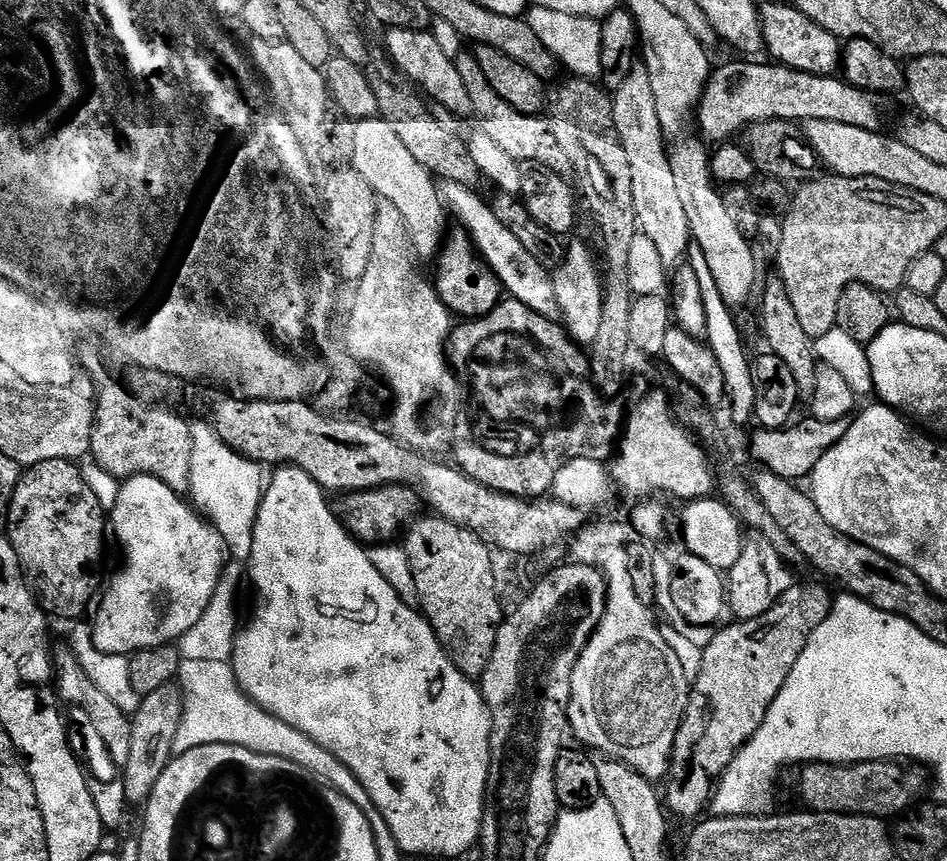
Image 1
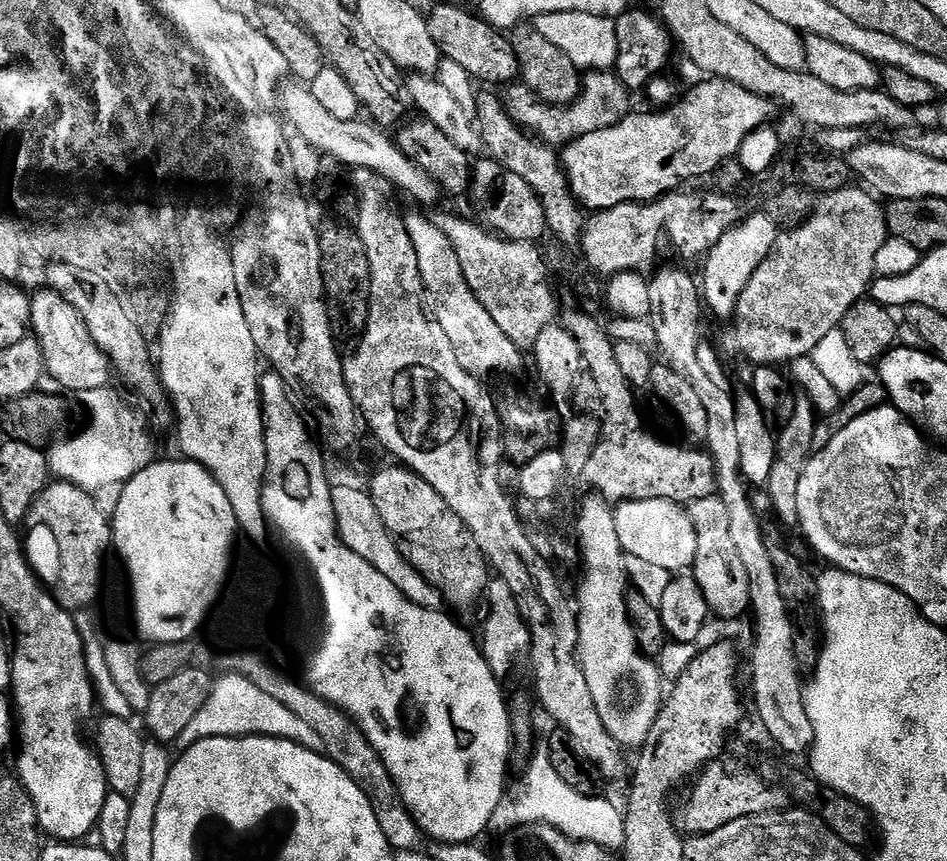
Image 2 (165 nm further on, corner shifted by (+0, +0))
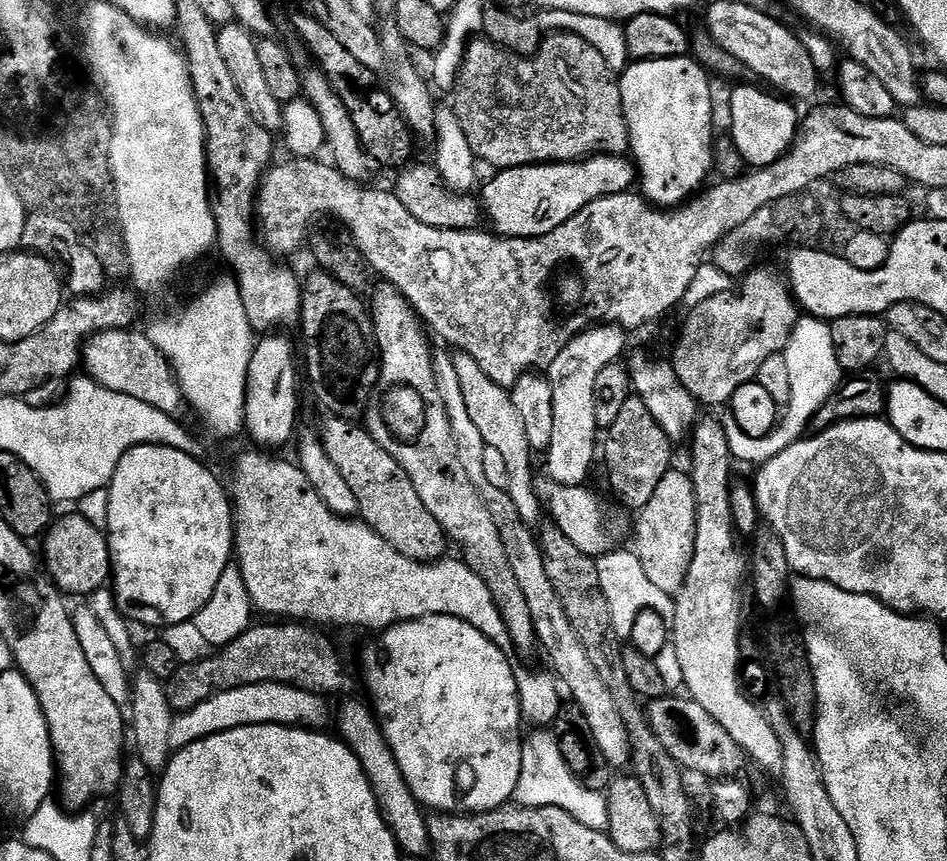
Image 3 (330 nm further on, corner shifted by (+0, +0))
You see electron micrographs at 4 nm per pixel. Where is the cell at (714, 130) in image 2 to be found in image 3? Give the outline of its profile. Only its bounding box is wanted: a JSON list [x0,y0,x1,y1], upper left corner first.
[482,155,638,240]

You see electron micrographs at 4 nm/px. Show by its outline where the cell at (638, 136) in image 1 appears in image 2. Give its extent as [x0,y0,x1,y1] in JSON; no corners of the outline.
[648,268,724,407]

